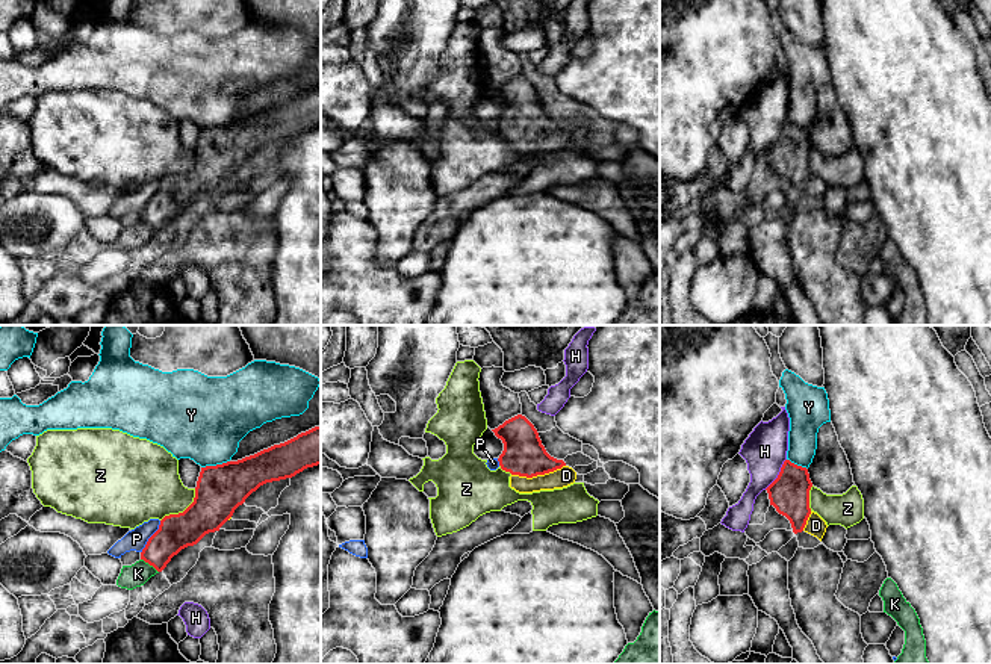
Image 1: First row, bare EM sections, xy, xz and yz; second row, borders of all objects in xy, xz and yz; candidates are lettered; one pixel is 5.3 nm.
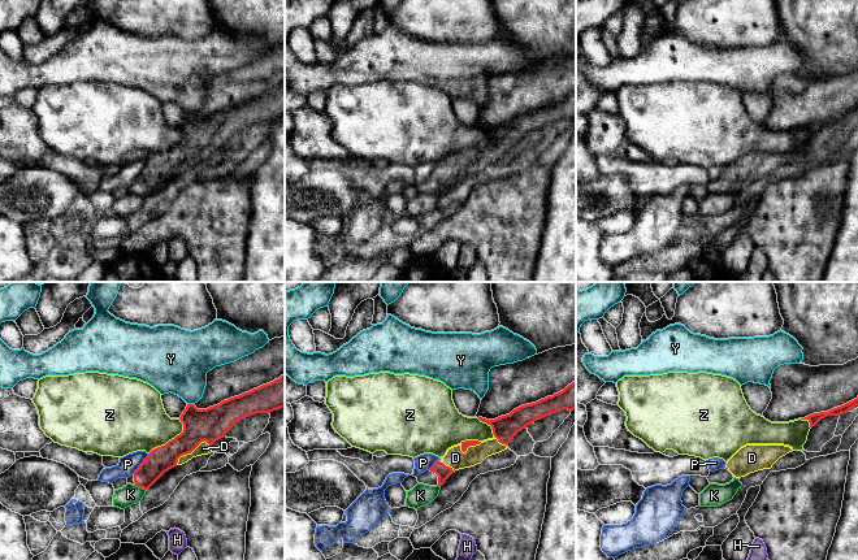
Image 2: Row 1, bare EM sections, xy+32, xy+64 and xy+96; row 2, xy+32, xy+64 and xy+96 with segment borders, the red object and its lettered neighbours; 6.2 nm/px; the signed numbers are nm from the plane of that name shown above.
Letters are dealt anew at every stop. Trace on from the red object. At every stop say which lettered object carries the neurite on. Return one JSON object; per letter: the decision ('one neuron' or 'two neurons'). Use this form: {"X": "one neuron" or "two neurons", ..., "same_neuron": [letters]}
{"D": "one neuron", "H": "two neurons", "K": "two neurons", "P": "two neurons", "Y": "two neurons", "Z": "two neurons", "same_neuron": ["D"]}

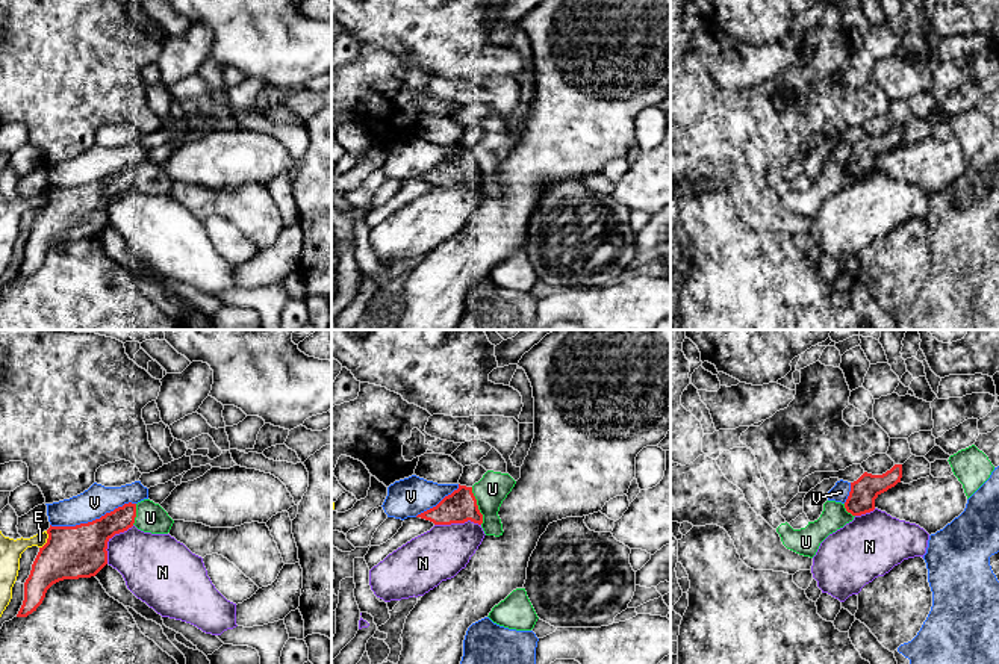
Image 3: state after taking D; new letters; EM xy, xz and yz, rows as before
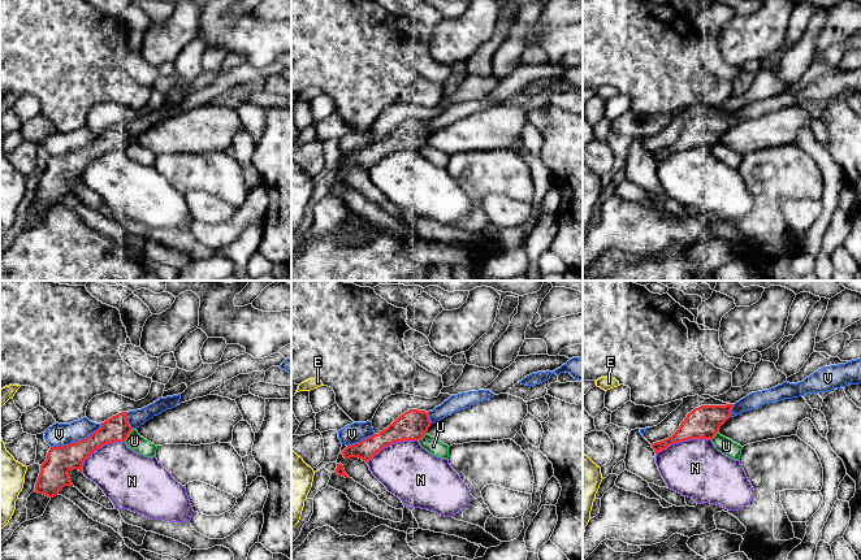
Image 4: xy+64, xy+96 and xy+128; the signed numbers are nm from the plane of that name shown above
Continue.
{"E": "two neurons", "N": "two neurons", "U": "two neurons", "V": "two neurons", "same_neuron": []}

